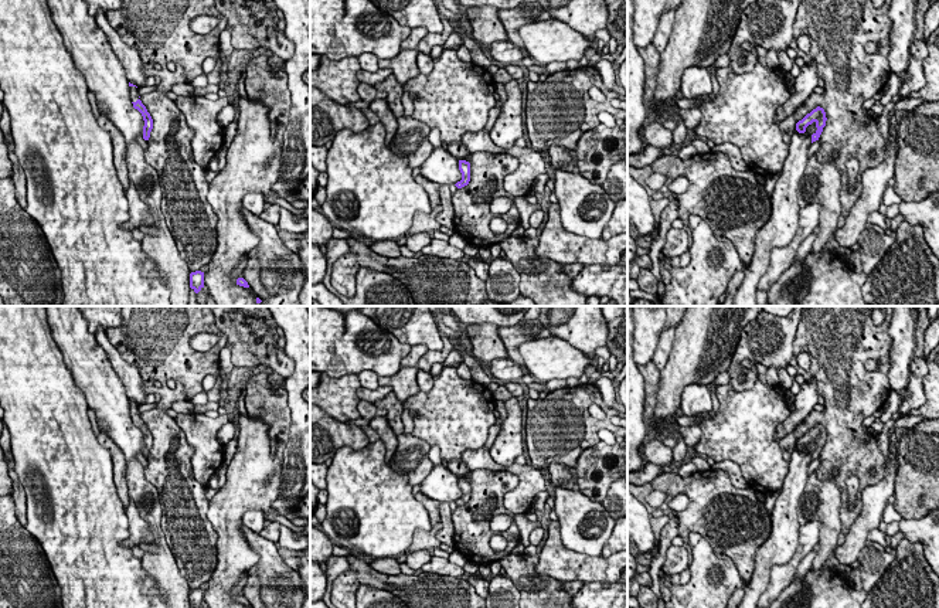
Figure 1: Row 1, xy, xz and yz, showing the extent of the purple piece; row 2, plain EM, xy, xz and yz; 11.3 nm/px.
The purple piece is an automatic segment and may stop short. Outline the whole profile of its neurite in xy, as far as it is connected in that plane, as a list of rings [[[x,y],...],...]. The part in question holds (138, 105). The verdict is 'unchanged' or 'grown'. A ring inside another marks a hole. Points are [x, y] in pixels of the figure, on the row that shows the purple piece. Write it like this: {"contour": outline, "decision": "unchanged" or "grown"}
{"contour": [[[129,82],[129,91],[130,91],[130,99],[132,99],[133,108],[142,113],[143,120],[144,120],[143,139],[149,140],[150,132],[153,129],[153,119],[150,113],[147,112],[146,106],[140,101],[137,86]]], "decision": "grown"}

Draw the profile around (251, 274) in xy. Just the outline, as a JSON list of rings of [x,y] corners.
[[[248,258],[246,268],[244,269],[242,278],[248,282],[254,293],[262,300],[266,302],[269,299],[269,292],[263,286],[259,278],[261,264],[258,258]]]

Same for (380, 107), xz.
[[[385,99],[372,101],[368,106],[385,126],[385,145],[388,146],[398,130],[397,116],[389,109]]]

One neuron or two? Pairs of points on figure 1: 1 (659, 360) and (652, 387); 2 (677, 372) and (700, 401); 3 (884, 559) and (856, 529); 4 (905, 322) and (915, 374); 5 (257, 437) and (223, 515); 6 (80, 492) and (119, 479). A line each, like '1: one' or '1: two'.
1: two
2: two
3: two
4: two
5: one
6: two

